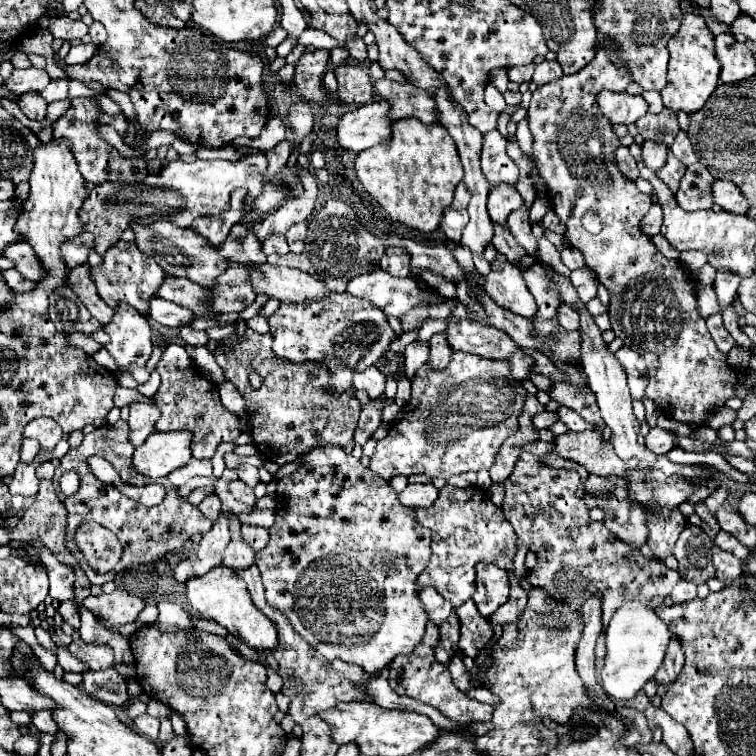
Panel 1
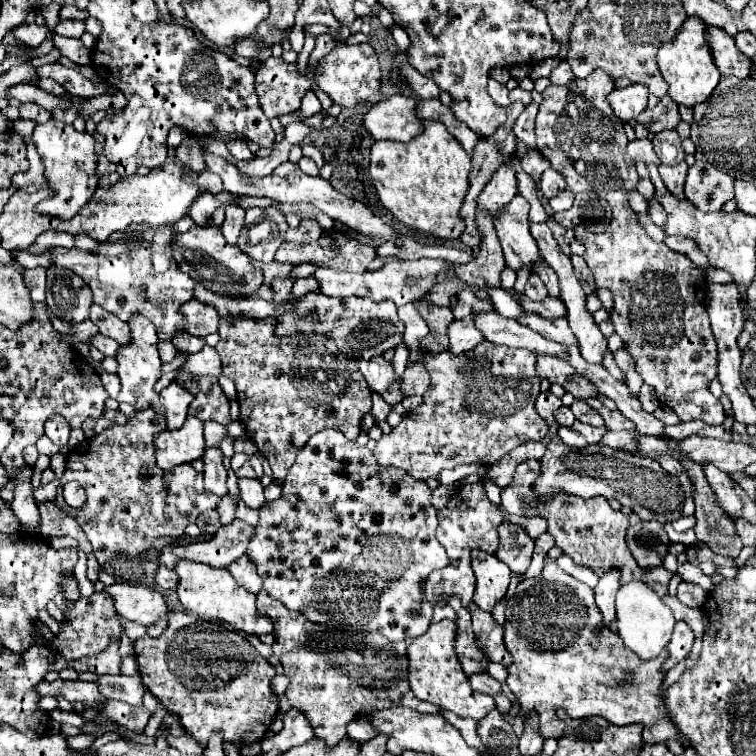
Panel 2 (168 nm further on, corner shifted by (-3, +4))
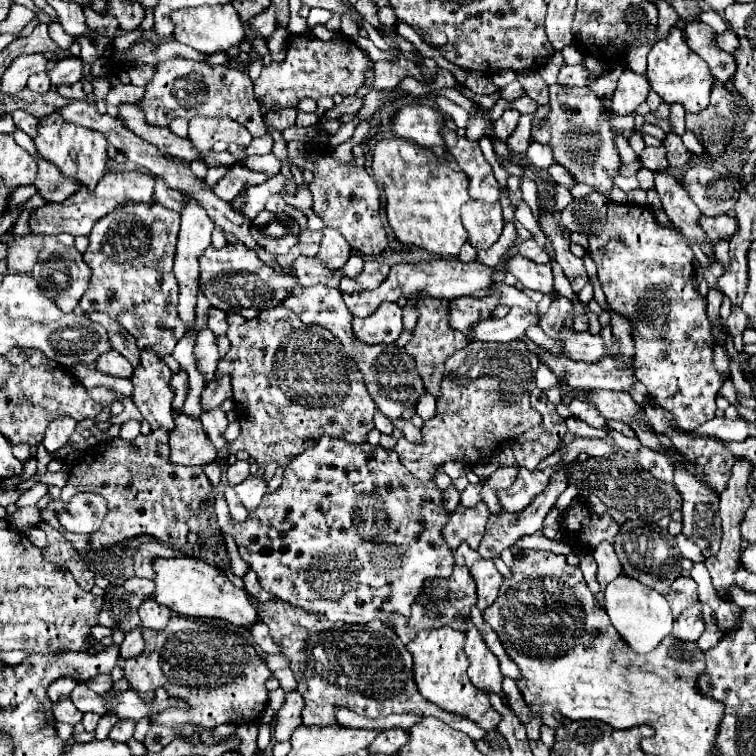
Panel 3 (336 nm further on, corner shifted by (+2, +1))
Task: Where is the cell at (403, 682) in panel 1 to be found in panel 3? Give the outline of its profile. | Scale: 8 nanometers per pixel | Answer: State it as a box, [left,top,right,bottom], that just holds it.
[407,626,501,730]

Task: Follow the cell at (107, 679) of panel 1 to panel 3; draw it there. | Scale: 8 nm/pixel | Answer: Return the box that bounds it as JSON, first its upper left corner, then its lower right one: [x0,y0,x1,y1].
[111,720,135,740]

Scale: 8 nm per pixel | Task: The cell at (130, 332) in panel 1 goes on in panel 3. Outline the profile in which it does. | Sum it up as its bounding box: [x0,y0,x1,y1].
[129,350,173,430]

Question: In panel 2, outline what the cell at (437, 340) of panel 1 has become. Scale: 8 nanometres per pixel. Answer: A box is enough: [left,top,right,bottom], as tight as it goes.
[448,317,484,353]

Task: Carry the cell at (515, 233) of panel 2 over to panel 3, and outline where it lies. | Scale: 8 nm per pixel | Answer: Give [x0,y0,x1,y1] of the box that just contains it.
[505,254,555,294]

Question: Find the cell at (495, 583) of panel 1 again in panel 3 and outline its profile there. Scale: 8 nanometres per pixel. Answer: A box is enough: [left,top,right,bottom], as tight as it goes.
[455,544,503,610]

